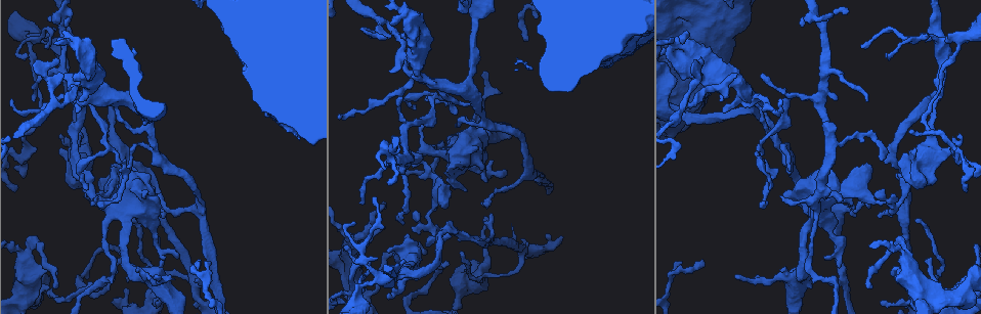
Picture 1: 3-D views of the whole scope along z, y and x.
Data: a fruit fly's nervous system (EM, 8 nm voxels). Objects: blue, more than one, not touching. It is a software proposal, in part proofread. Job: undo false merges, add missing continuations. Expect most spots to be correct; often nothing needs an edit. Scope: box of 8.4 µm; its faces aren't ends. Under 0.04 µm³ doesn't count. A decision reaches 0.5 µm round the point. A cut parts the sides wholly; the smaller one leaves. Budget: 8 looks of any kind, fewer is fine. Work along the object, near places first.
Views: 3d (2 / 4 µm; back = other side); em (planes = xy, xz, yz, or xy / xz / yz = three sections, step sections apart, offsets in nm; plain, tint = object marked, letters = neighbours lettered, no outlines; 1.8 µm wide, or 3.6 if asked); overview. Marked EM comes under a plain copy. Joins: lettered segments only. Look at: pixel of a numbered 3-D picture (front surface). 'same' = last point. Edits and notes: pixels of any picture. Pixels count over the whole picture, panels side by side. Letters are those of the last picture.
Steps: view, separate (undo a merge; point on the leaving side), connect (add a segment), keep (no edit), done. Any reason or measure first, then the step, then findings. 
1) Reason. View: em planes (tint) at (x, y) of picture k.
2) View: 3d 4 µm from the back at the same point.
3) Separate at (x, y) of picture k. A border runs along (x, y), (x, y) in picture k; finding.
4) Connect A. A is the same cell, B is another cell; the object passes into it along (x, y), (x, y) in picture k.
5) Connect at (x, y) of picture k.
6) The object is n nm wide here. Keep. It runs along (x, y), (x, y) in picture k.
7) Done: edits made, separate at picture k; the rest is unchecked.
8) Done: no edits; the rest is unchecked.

View: 3d 4 µm from the back at (145, 291) of picture 1.

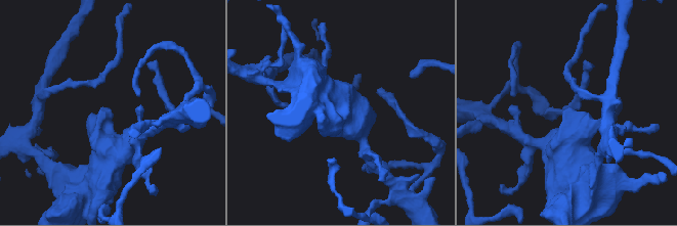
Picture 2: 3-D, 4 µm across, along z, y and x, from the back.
View: em planes (letters) at (573, 109) of picture 2.

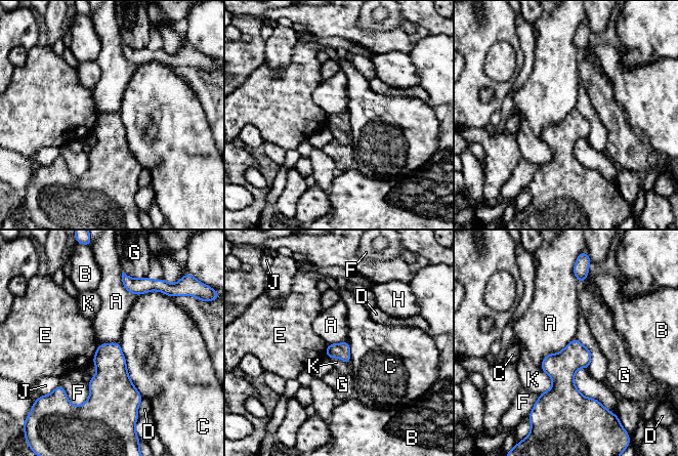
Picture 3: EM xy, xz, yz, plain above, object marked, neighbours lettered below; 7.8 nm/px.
The longest contact is with C, 480 nm. Keep. A, B, C, D, E, F, G, H, J and K are other cells; no lettered segment goes on from it.

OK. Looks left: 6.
Tapers out. View: em planes (tint) at (130, 166) of picture 1.

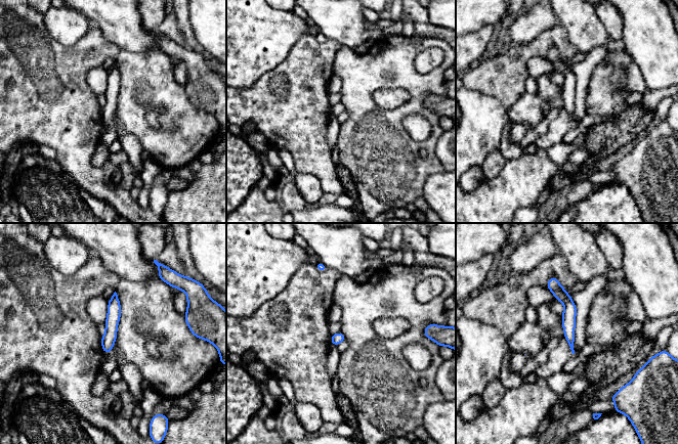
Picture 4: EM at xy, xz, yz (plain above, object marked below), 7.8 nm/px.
View: em planes (letters) at the same point.

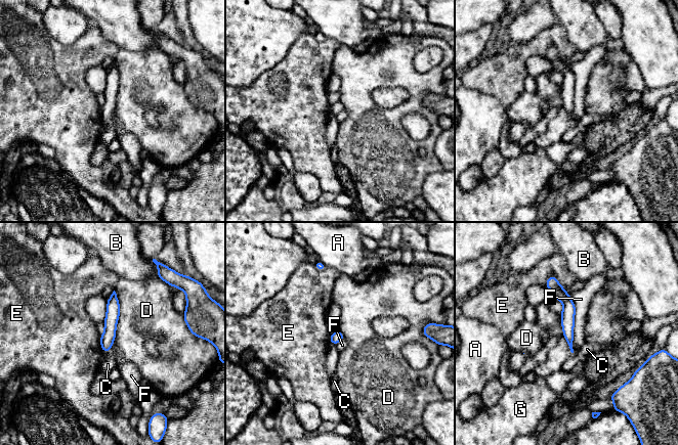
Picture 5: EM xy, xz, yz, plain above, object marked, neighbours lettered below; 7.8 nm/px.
The object is 90 nm wide here; the longest contact is with D, 500 nm. Keep. A, B, C, D, E, F and G are other cells; none of them fits.

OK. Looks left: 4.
Stops while still wide. View: 3d 2 µm at (725, 97) of picture 1.

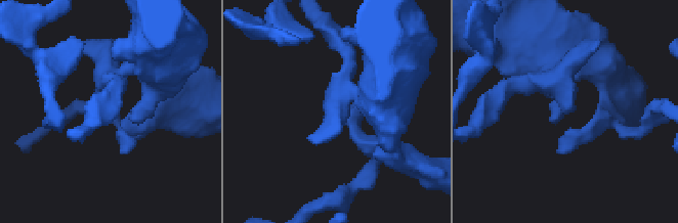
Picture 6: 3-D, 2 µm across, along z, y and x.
Shape alone is not enough. View: em planes (letters) at (573, 108) of picture 6.

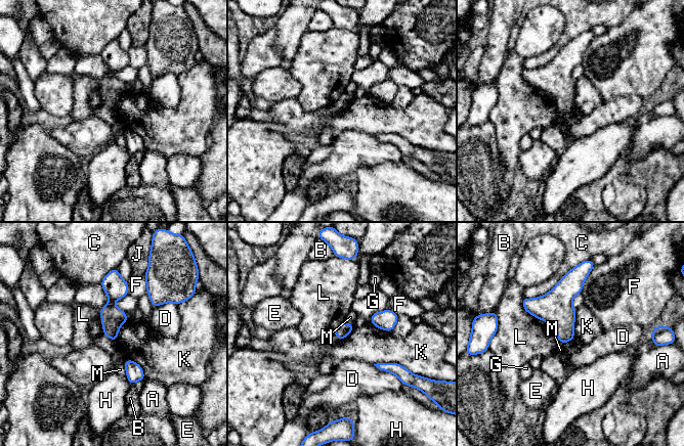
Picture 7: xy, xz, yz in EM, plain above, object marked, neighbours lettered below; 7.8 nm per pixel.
Keep. A, B, C, D, E, F, G, H, J, K, L and M are other cells; it runs along (117, 275), (111, 300), (113, 337) in picture 7; no lettered segment goes on from it.

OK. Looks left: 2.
Done: no edits; the rest is unchecked.

